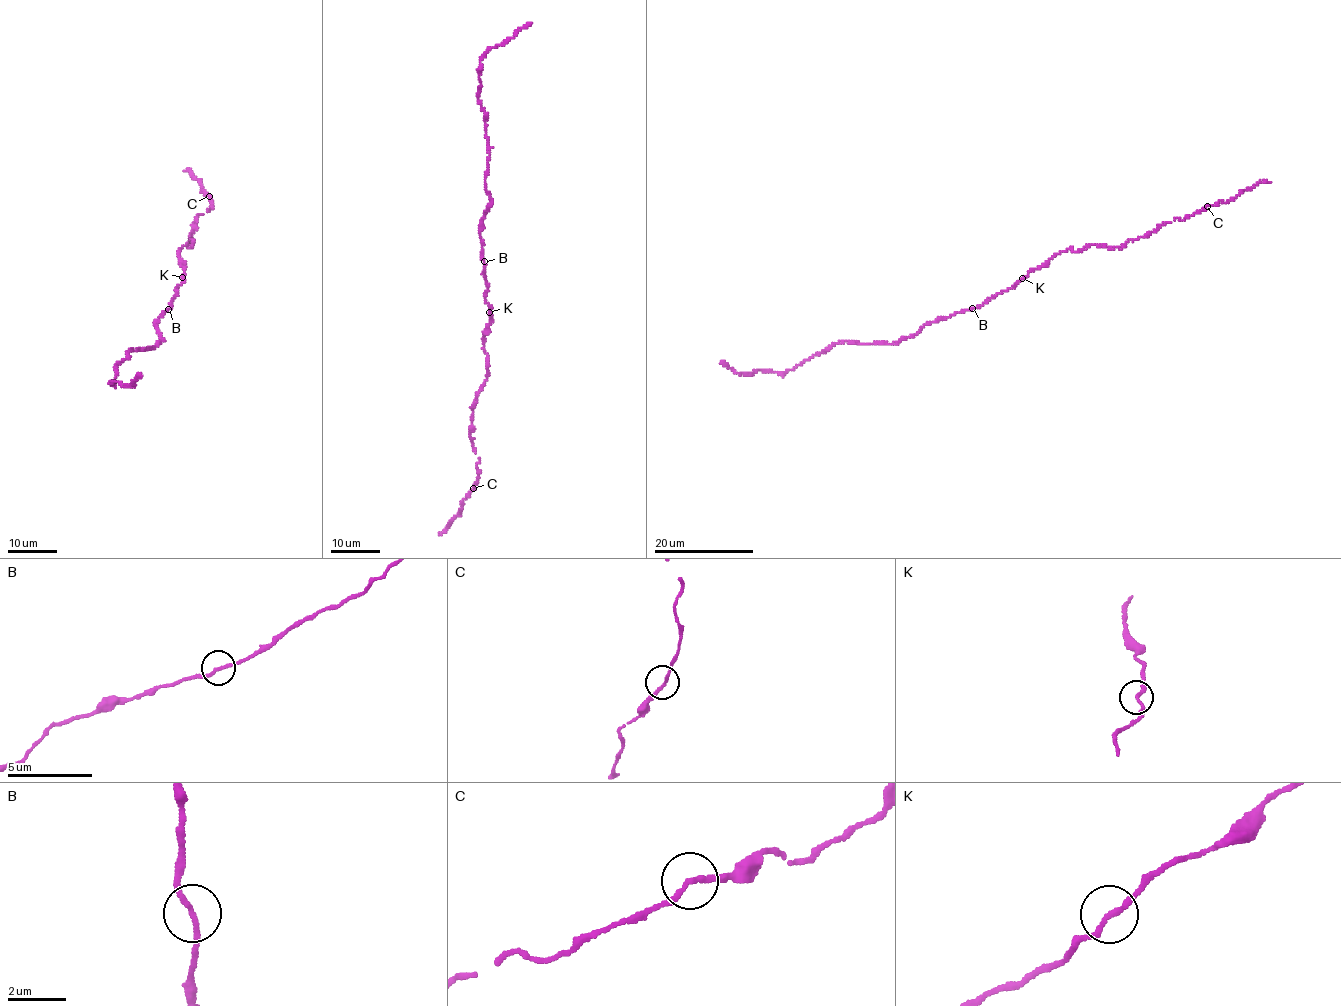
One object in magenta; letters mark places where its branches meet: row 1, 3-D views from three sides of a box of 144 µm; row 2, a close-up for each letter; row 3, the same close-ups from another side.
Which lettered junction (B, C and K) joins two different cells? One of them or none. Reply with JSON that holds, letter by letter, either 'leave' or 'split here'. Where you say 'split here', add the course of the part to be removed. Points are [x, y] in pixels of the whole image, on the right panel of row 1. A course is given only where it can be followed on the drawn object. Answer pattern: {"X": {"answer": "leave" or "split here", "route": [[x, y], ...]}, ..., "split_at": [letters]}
{"B": {"answer": "leave"}, "C": {"answer": "leave"}, "K": {"answer": "leave"}, "split_at": []}

